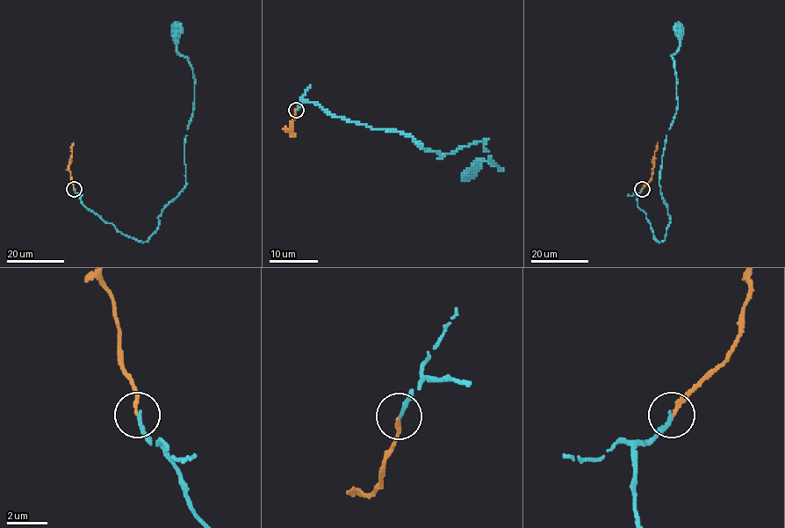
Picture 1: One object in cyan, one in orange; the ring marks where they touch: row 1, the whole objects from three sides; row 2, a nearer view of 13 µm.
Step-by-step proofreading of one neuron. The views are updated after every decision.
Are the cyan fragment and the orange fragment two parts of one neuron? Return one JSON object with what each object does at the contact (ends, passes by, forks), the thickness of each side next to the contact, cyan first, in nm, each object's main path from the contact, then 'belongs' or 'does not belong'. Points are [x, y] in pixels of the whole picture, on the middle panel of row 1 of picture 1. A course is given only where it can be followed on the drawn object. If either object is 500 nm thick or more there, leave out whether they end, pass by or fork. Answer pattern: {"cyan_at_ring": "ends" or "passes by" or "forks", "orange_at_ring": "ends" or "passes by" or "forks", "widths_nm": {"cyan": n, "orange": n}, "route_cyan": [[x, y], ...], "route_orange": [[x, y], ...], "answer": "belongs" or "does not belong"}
{"cyan_at_ring": "ends", "orange_at_ring": "ends", "widths_nm": {"cyan": 190, "orange": 150}, "route_cyan": [[296, 110], [314, 101], [440, 157], [486, 138], [501, 169], [478, 160], [468, 174]], "route_orange": [[296, 110], [291, 127], [287, 129], [296, 137]], "answer": "belongs"}

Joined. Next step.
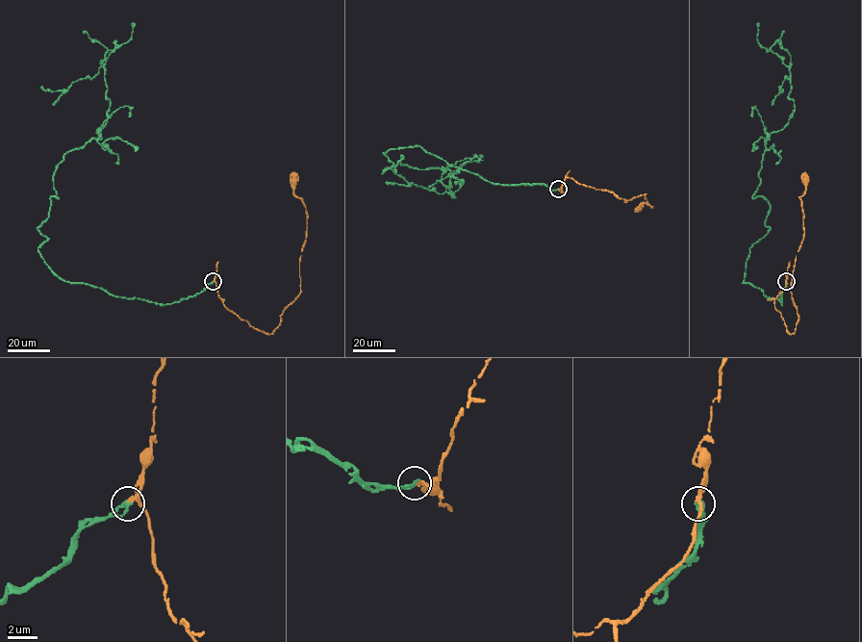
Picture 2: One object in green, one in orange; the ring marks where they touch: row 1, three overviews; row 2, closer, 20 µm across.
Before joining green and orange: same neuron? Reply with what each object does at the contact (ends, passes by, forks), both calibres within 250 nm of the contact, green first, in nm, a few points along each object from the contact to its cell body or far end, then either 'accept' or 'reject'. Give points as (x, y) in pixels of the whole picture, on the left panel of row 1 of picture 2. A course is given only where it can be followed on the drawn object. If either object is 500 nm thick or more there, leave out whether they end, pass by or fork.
green ends; orange passes by; calibres 220 and 160 nm; course green (213, 281), (162, 304), (52, 270), (38, 228), (54, 171), (110, 101), (102, 66), (41, 86); course orange (213, 281), (223, 304), (250, 325), (271, 334), (279, 325), (300, 292), (306, 238), (307, 213), (292, 179); accept

